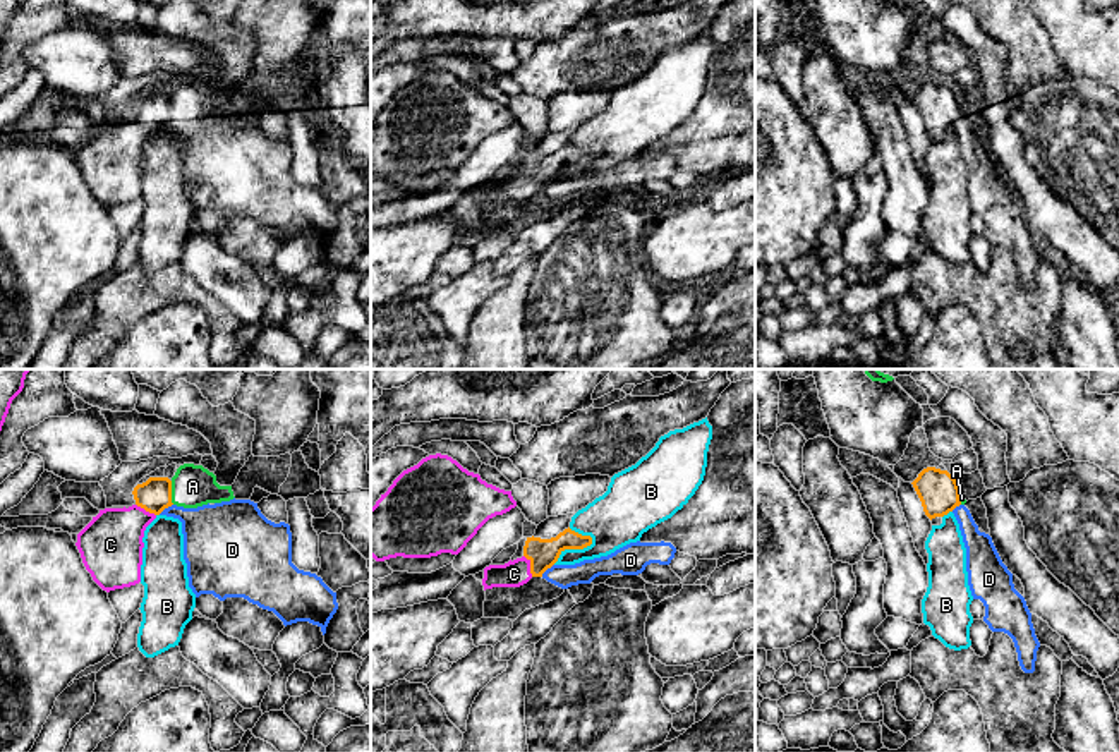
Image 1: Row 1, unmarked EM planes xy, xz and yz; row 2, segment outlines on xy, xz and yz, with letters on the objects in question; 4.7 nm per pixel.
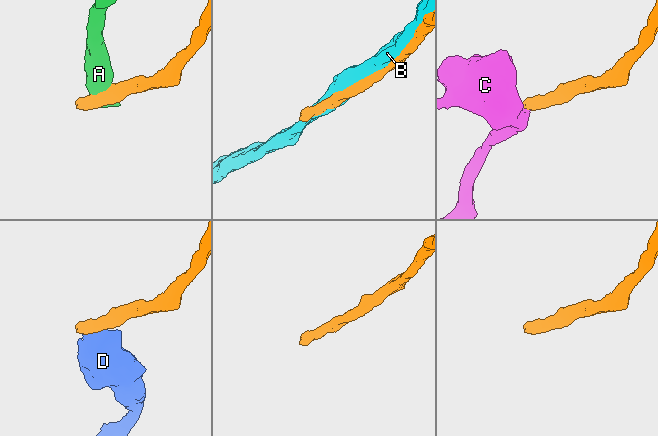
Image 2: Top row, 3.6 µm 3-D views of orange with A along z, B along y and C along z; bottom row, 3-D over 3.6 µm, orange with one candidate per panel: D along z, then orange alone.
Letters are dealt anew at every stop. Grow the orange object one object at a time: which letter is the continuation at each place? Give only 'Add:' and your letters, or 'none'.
Add: C

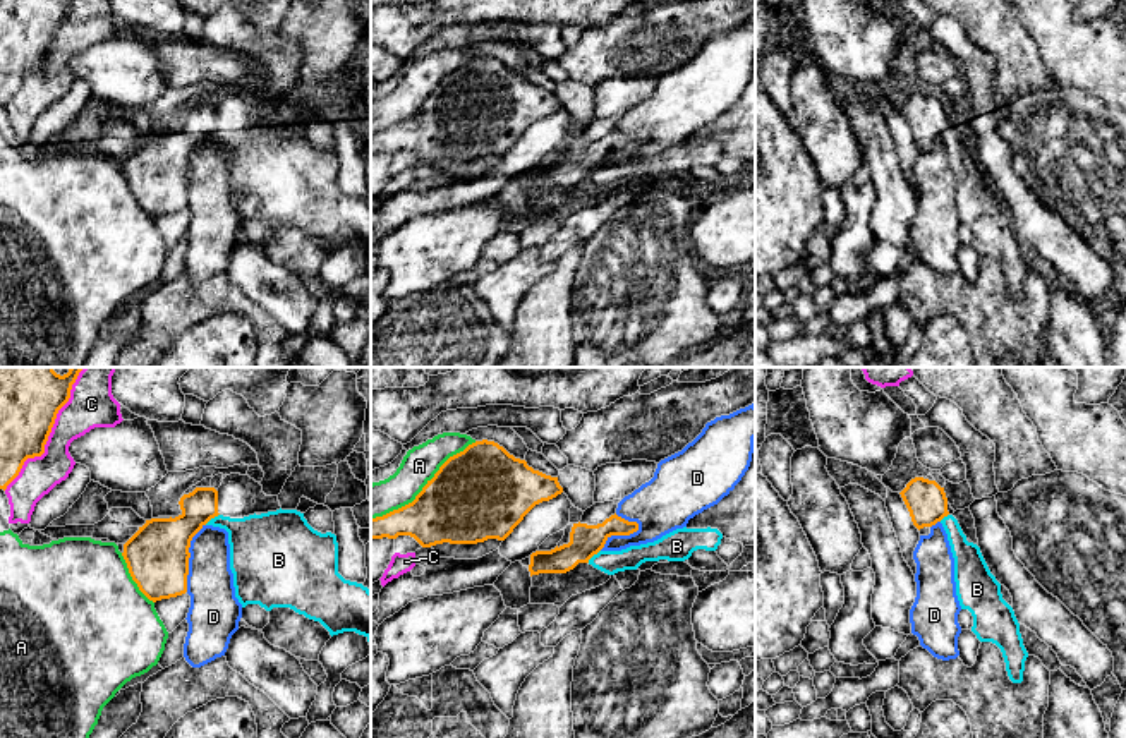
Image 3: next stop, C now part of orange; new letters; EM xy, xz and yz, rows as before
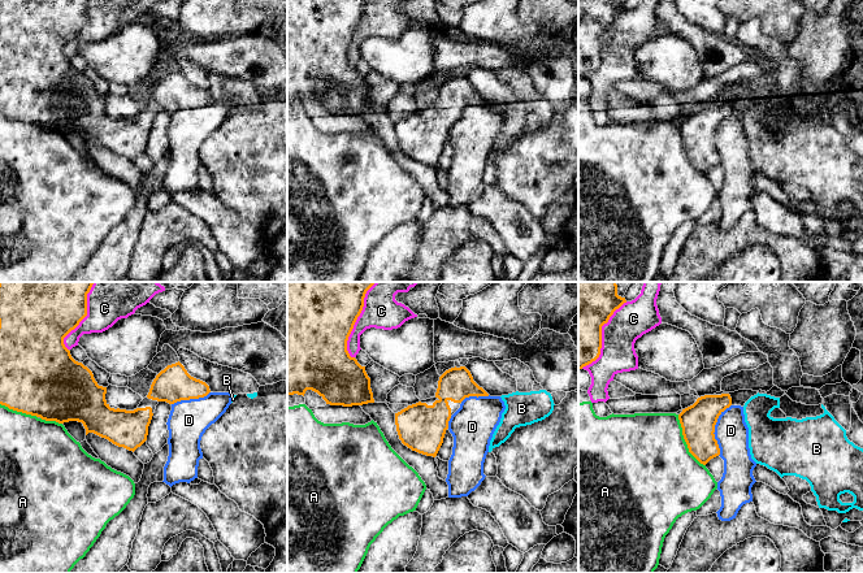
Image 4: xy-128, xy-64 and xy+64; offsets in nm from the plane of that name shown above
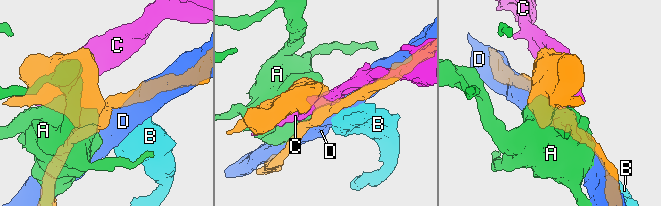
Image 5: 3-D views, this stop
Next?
Add: none

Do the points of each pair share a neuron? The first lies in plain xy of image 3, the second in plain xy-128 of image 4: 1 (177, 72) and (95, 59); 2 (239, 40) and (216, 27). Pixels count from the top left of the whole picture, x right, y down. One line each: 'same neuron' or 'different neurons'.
1: different neurons
2: same neuron

